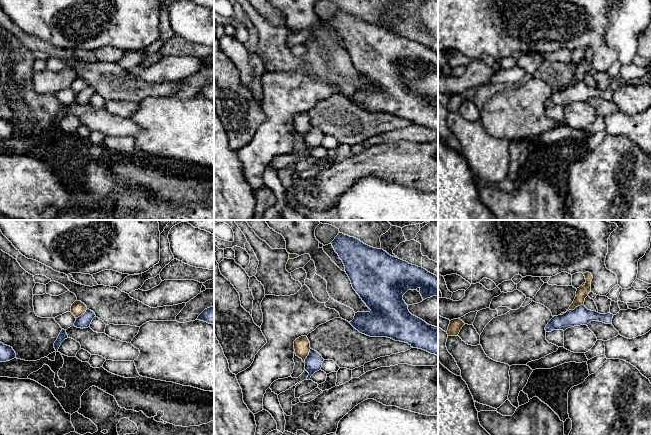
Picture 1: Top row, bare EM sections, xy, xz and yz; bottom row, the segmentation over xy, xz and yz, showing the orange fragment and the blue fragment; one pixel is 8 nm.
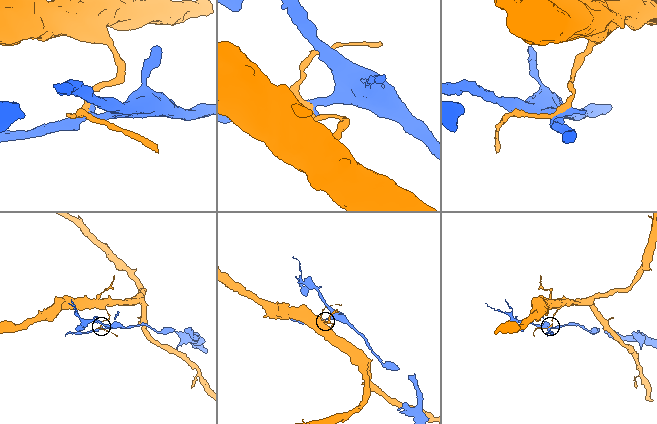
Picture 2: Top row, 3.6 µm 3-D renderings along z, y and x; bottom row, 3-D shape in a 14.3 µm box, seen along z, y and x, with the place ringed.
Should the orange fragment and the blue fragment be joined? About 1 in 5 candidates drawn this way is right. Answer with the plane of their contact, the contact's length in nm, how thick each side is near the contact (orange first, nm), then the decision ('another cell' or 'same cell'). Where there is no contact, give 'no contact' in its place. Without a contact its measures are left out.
meets orange in yz; contact 200 nm long; 100 nm thick on the orange side, 150 nm on the other; another cell

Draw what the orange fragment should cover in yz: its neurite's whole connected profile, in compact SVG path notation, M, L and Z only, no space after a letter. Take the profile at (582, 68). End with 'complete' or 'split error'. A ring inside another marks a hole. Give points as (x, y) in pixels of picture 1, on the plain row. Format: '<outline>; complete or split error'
M589 48L584 49L584 52L586 55L586 59L583 62L577 64L576 73L567 87L574 86L576 83L583 81L585 74L588 72L589 68L591 67L591 57L593 55L593 52Z; complete

